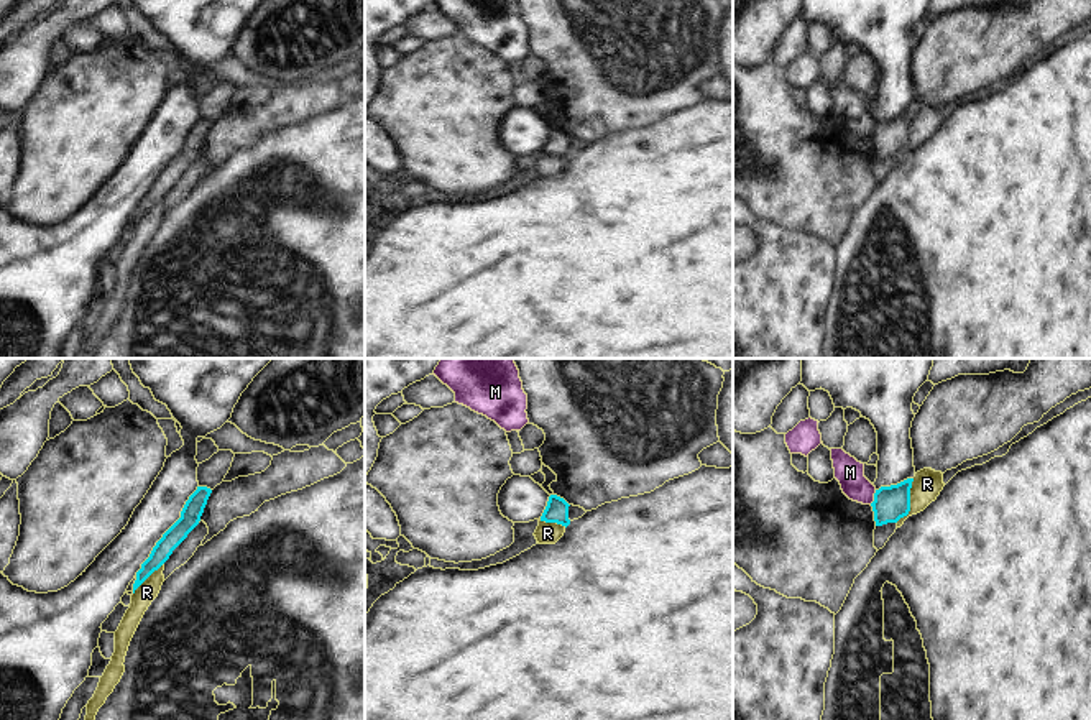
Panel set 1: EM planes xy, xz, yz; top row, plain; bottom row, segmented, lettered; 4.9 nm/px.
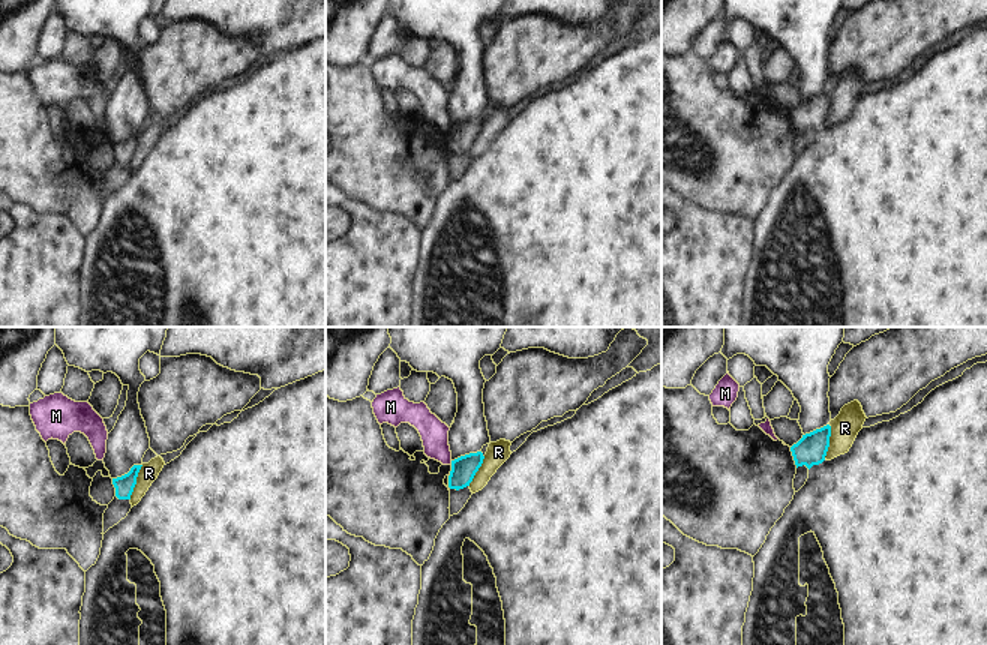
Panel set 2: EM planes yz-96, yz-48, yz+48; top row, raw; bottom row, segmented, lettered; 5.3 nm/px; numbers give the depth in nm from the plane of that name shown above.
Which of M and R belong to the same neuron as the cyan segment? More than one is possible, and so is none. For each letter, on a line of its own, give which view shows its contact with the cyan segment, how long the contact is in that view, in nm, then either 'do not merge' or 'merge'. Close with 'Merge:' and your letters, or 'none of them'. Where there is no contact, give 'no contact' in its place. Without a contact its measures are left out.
M: meets cyan in yz; contact 80 nm long; do not merge
R: meets cyan in yz; contact 240 nm long; do not merge
Merge: none of them

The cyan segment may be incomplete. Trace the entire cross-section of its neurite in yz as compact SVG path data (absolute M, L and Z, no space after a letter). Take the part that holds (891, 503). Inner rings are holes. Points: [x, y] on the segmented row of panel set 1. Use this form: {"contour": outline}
{"contour": "M907 478L897 485L876 490L874 501L871 503L876 526L897 523L909 515L912 482L914 478Z"}

